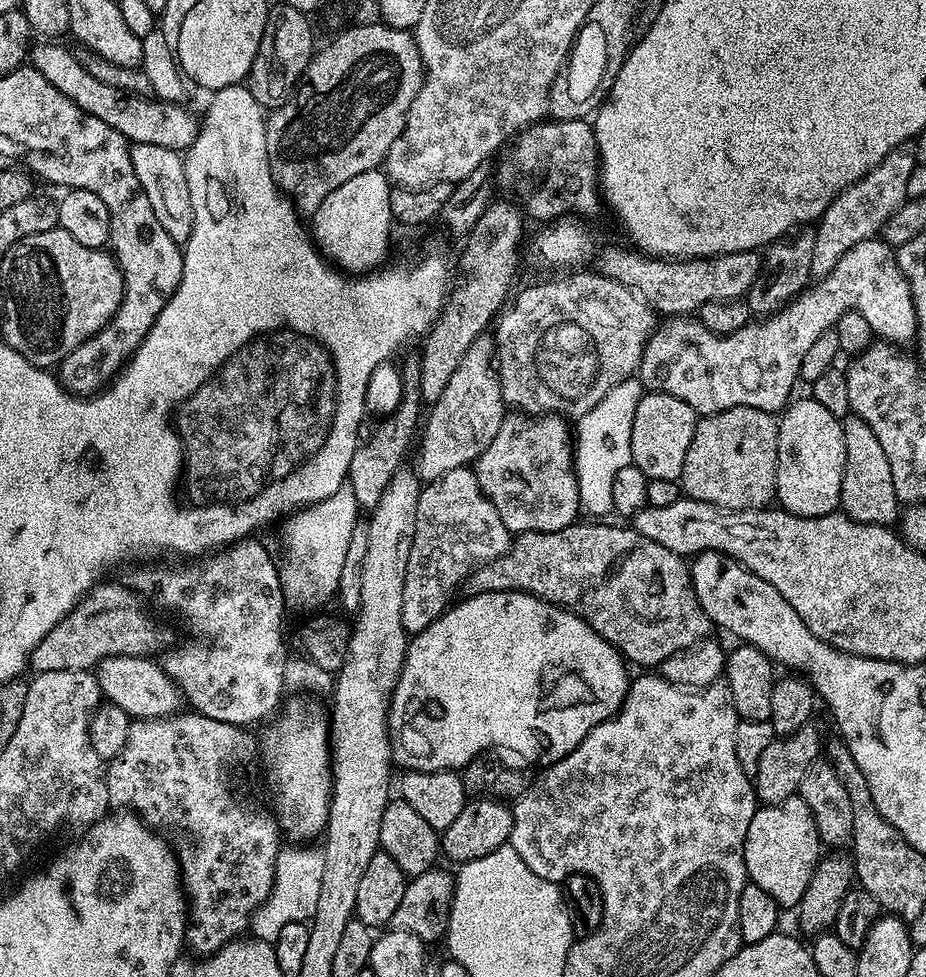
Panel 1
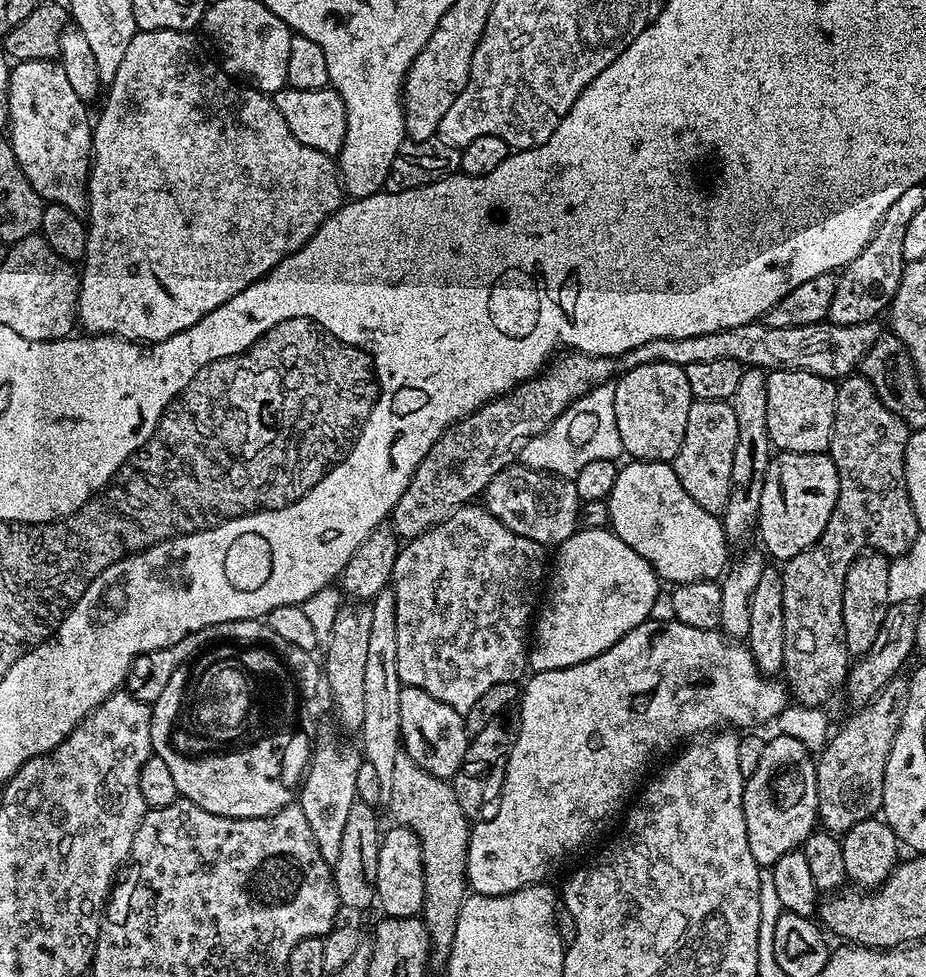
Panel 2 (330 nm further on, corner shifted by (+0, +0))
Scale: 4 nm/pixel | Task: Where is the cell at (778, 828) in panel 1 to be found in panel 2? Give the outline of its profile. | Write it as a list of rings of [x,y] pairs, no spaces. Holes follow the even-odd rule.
[[[779,734],[773,735],[773,740],[769,739],[762,750],[762,759],[758,761],[758,767],[755,768],[754,774],[746,777],[744,782],[744,813],[746,814],[746,838],[750,838],[750,854],[754,854],[754,862],[761,866],[771,866],[782,858],[782,854],[790,854],[797,851],[805,842],[809,834],[814,831],[818,824],[816,807],[818,806],[818,794],[816,793],[816,762],[813,753],[802,746],[802,742],[794,742],[794,738],[786,738]]]

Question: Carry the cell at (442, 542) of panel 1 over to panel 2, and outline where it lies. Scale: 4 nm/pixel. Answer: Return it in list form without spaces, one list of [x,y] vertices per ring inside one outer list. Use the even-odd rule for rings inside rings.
[[[469,502],[463,508],[459,508],[446,522],[434,525],[430,530],[426,530],[421,536],[415,536],[413,540],[407,541],[396,555],[394,570],[390,587],[396,599],[396,617],[398,618],[398,678],[401,685],[426,690],[438,702],[446,702],[456,712],[461,714],[468,712],[490,686],[498,686],[498,682],[516,682],[525,675],[528,668],[528,649],[530,647],[530,625],[534,620],[534,613],[538,608],[538,592],[536,596],[535,588],[545,583],[546,580],[546,560],[544,564],[545,545],[534,542],[530,538],[522,538],[514,534],[494,516],[488,509],[476,502]]]

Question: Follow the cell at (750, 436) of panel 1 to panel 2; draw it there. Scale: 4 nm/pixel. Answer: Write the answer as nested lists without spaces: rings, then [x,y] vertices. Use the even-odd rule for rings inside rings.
[[[693,399],[686,418],[686,434],[682,450],[671,461],[673,470],[682,482],[682,490],[707,512],[723,513],[730,498],[730,470],[734,467],[734,446],[738,446],[738,418],[727,400]]]

